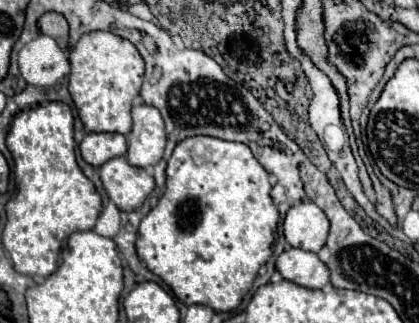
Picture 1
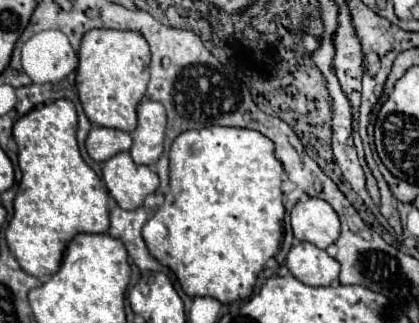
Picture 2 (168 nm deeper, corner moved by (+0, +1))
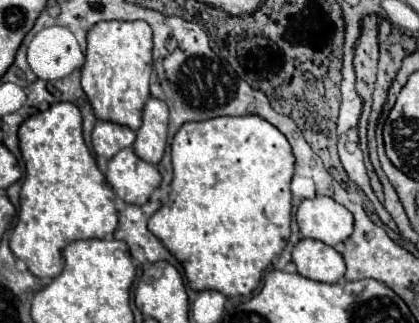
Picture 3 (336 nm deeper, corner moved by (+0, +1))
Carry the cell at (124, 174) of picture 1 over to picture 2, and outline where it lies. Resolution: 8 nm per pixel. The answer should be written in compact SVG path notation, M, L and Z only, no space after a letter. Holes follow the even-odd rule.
M129 153L105 161L103 181L117 205L129 211L141 207L143 199L159 187L157 173L147 165L135 165Z

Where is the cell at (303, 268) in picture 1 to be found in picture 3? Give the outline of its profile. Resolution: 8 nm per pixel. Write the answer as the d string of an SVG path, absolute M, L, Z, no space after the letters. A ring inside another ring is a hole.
M301 239L293 249L297 273L321 283L337 283L345 275L345 261L331 245L315 239Z

